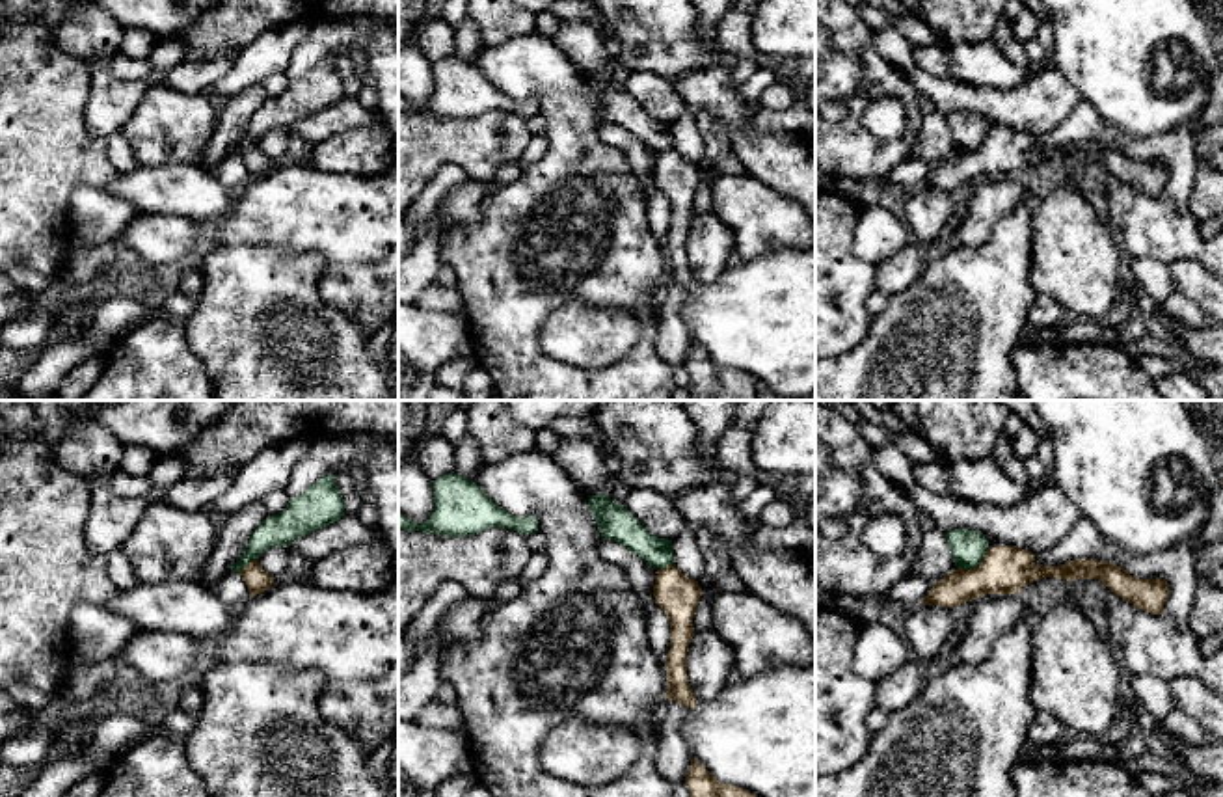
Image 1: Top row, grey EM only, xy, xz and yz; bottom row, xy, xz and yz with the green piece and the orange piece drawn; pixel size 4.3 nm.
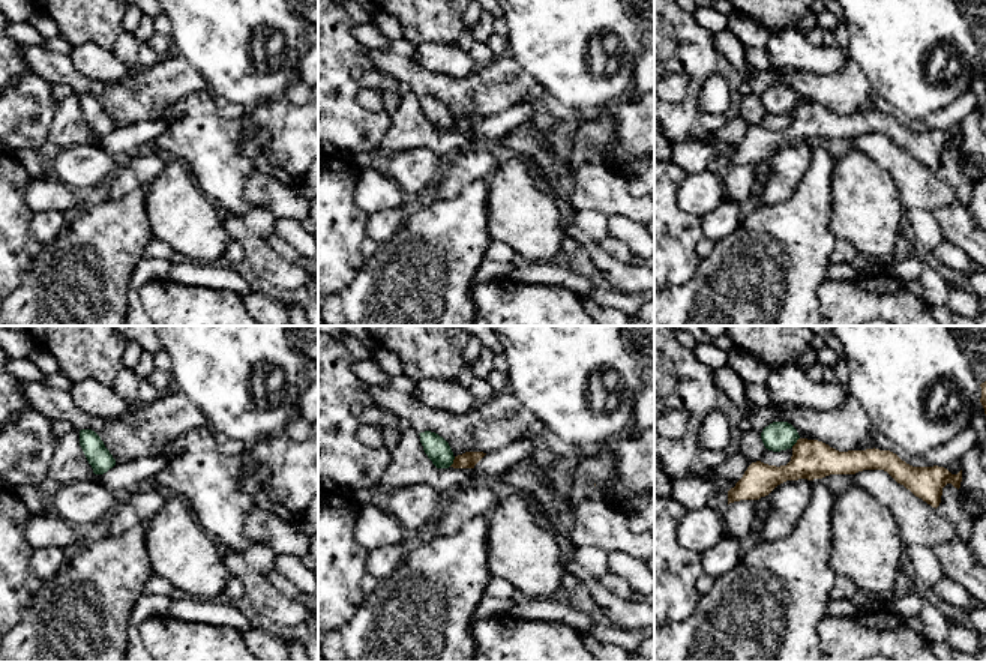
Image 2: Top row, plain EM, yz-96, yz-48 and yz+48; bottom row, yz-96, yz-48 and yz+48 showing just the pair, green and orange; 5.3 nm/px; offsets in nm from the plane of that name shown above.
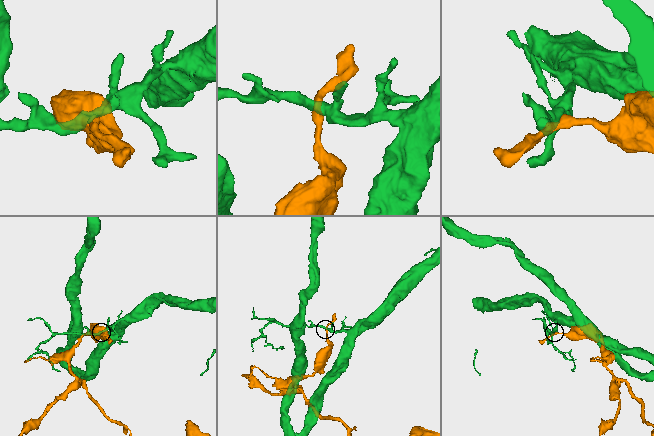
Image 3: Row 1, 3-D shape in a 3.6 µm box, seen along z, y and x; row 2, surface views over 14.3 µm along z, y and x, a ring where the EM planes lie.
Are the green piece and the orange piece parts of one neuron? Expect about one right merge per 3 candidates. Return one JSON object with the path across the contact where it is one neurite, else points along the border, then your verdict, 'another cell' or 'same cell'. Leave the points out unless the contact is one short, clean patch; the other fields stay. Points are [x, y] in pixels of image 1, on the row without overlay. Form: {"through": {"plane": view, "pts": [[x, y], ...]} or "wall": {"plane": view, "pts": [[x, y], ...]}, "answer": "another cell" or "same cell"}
{"wall": {"plane": "yz", "pts": [[989, 131], [976, 149], [957, 151]]}, "answer": "another cell"}

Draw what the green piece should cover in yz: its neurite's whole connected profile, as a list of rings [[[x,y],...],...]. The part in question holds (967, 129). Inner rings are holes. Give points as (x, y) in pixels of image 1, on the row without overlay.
[[[953,112],[946,115],[949,134],[957,151],[974,153],[981,147],[988,125],[979,114]]]

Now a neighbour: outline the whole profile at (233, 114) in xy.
[[[257,84],[223,102],[218,102],[216,128],[201,149],[201,164],[214,171],[246,134],[253,114],[268,101],[262,84]]]

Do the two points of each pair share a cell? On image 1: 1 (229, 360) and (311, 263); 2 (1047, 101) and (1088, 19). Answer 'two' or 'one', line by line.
1: one
2: two

